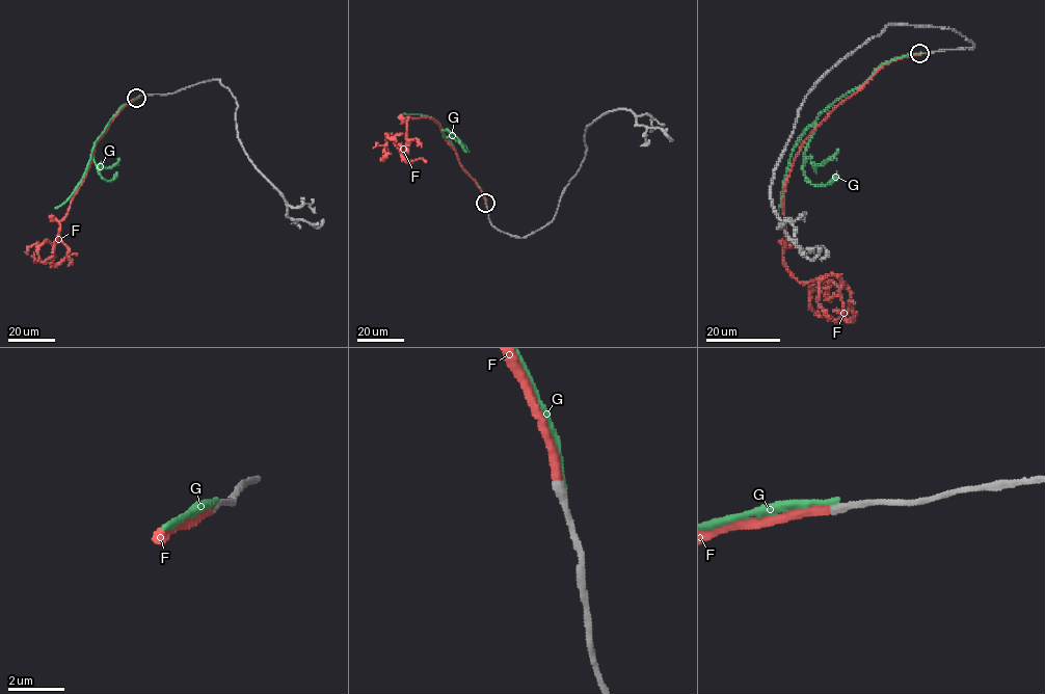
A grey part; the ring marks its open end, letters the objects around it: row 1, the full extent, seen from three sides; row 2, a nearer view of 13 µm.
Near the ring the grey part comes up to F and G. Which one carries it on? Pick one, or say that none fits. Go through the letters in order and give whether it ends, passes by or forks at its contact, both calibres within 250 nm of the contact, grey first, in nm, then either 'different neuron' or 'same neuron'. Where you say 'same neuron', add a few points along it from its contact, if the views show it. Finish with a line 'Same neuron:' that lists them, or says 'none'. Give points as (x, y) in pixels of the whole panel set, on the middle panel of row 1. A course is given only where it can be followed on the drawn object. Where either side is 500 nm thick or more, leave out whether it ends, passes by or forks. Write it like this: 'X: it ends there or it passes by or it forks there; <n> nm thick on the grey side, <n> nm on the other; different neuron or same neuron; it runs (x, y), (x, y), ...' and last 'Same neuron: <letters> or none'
F: it ends there; 340 nm thick on the grey side, 380 nm on the other; same neuron; it runs (486, 203), (433, 119), (408, 116), (405, 153), (390, 134), (382, 160), (384, 148)
G: it ends there; 360 nm thick on the grey side, 190 nm on the other; different neuron
Same neuron: F

